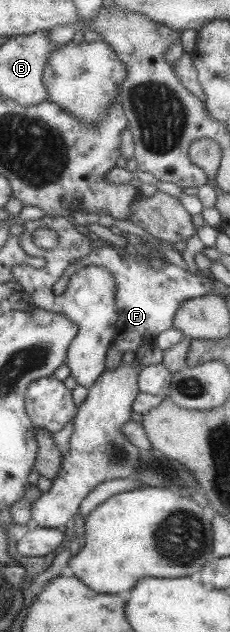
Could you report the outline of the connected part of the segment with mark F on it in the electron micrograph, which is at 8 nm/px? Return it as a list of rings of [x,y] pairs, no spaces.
[[[101,246],[91,248],[82,259],[70,263],[64,269],[62,275],[58,277],[58,281],[51,285],[54,295],[60,295],[65,290],[69,277],[78,269],[94,265],[110,271],[110,275],[114,277],[114,283],[116,283],[116,294],[114,294],[114,301],[116,301],[114,327],[116,327],[116,332],[114,332],[111,345],[114,345],[122,354],[125,351],[136,352],[140,345],[146,345],[149,342],[154,344],[156,336],[172,326],[172,317],[176,313],[178,305],[186,299],[207,295],[210,293],[212,284],[212,275],[208,272],[190,273],[167,261],[162,265],[162,270],[160,268],[154,270],[148,262],[144,249],[139,257],[132,258],[127,253],[120,257],[112,247]]]

